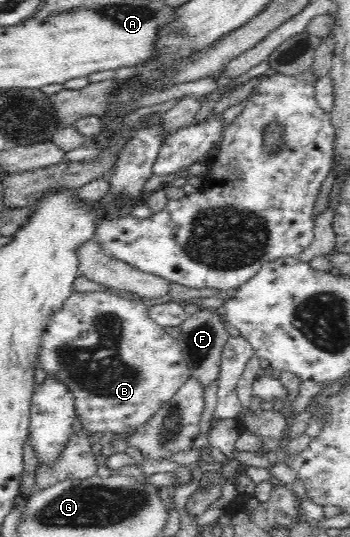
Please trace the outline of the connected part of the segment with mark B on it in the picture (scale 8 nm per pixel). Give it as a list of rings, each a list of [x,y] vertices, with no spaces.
[[[75,291],[63,302],[61,310],[48,318],[36,366],[69,389],[75,397],[75,417],[89,435],[113,432],[120,440],[126,440],[133,427],[142,425],[161,410],[192,377],[177,340],[153,321],[149,310],[150,304],[140,298],[127,300],[109,291]]]

